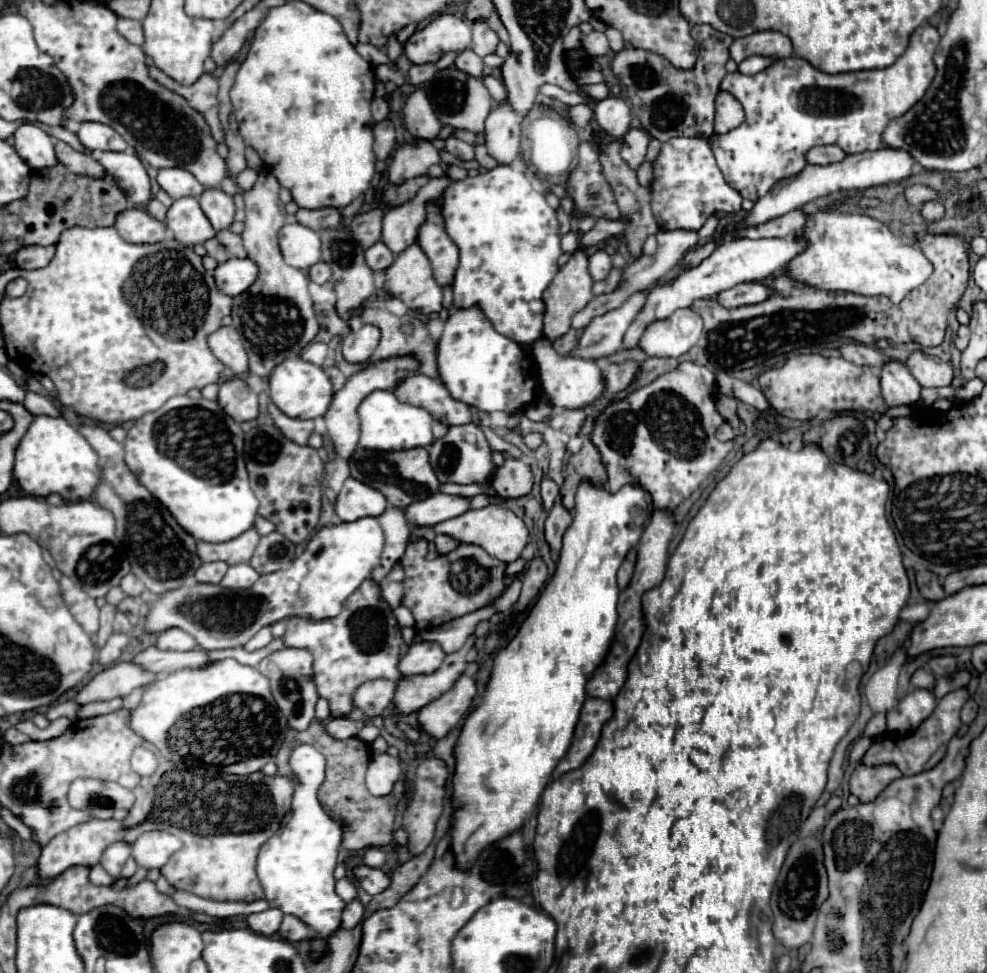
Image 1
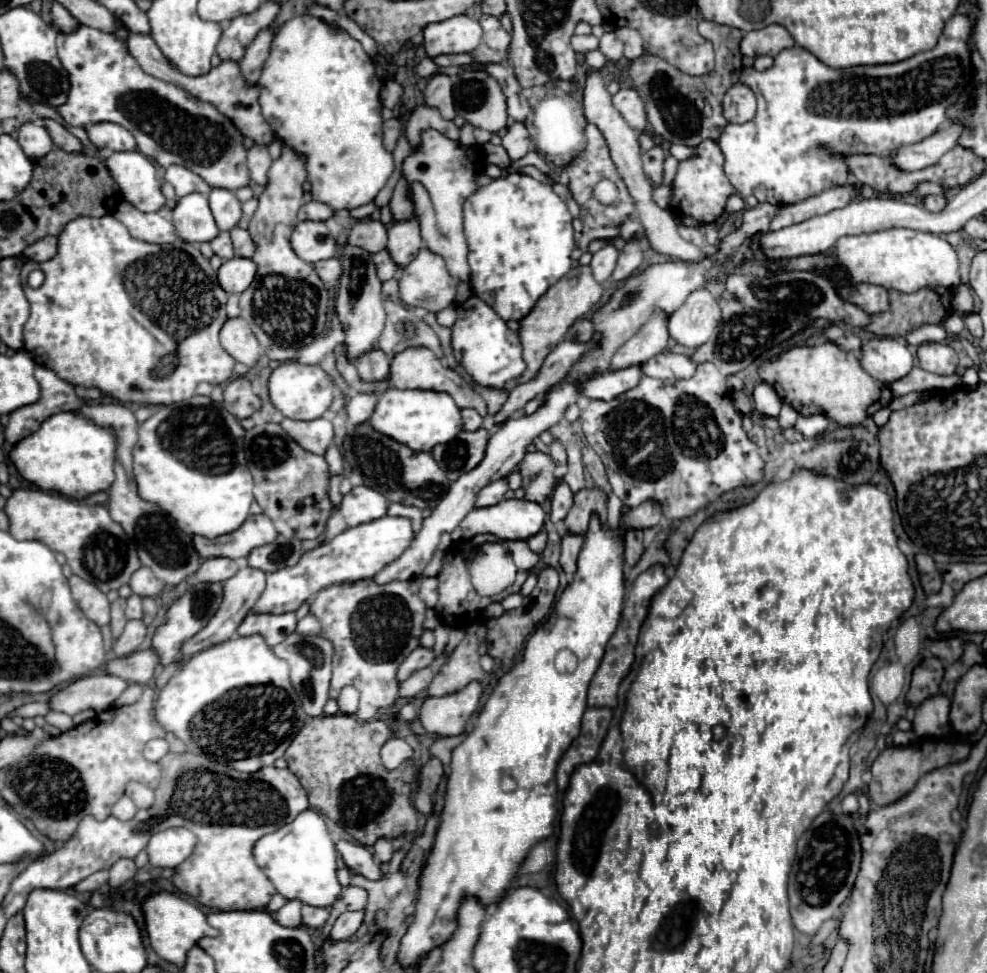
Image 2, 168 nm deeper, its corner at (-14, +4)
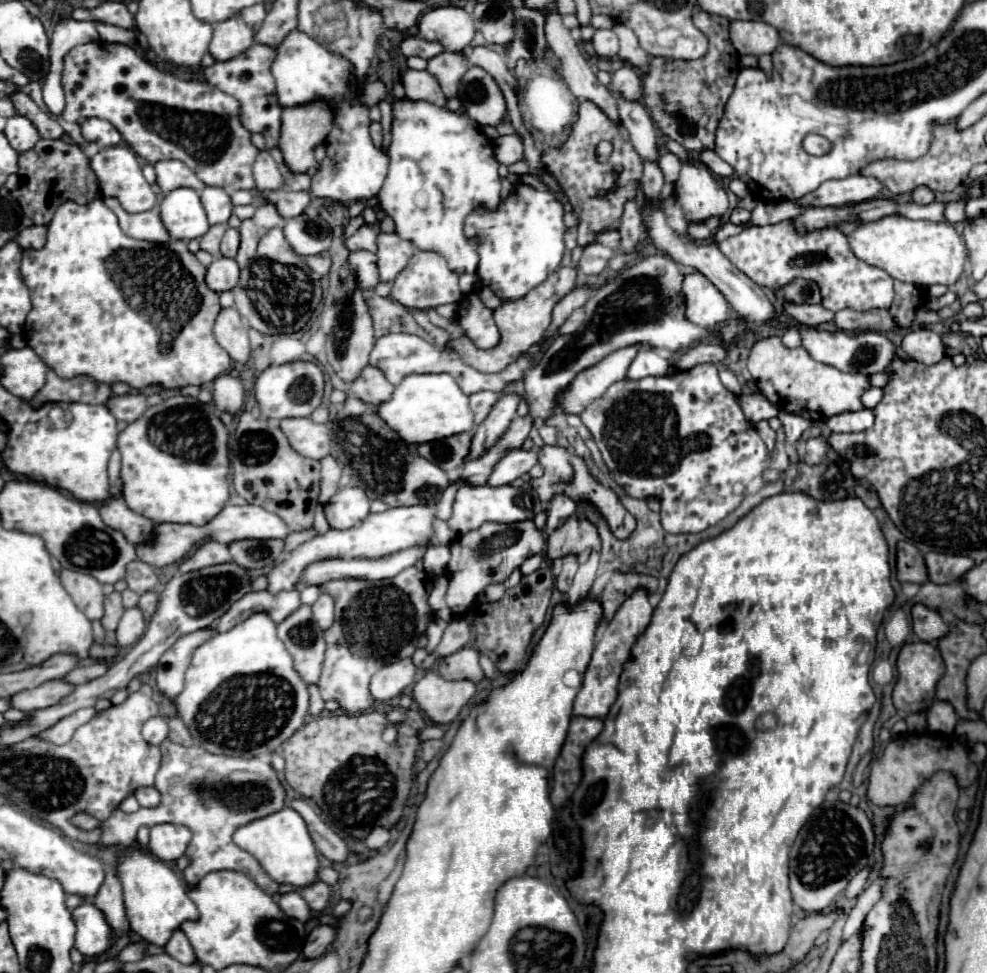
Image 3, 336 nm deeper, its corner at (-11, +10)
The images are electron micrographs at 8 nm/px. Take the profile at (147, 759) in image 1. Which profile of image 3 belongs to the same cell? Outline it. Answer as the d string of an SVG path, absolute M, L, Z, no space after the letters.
M152 717L144 723L142 727L142 737L148 741L148 743L156 743L160 745L166 737L168 737L168 723L166 723L166 717Z

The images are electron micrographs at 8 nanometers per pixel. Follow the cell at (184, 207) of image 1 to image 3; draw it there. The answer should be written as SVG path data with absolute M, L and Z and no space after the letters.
M184 187L170 191L162 199L160 219L172 239L198 239L210 227L198 191Z

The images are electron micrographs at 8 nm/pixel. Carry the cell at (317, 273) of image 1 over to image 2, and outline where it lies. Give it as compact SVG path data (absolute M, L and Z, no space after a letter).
M325 259L325 261L317 261L315 263L315 271L319 273L319 277L327 283L327 281L335 281L341 277L341 263L339 259Z

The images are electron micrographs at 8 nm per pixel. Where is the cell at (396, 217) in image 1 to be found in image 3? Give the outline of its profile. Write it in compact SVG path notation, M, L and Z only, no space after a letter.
M380 233L378 235L378 251L376 251L376 265L380 281L394 281L396 275L408 265L410 257L416 253L416 247L396 233Z

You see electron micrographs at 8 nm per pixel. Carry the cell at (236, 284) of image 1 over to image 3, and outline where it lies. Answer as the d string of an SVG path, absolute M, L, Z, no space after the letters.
M218 257L206 271L206 285L212 291L222 293L222 291L234 289L238 283L238 277L240 277L240 269L238 269L236 261Z

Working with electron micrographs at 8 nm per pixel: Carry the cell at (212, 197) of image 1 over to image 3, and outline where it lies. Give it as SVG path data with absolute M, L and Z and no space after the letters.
M204 187L202 193L202 205L208 213L208 223L216 225L216 223L226 223L228 217L232 215L232 203L230 197L224 189L220 187Z

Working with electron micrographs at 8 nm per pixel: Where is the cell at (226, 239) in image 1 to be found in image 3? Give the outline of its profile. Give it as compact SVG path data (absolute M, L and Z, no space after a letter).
M226 229L222 245L220 245L222 257L234 259L236 253L238 253L238 247L240 247L240 233L238 233L238 229Z

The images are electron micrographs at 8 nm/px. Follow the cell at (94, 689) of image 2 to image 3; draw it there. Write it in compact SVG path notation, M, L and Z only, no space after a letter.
M54 679L54 681L42 683L40 687L34 687L28 691L18 691L16 695L12 695L8 699L8 705L22 713L32 713L32 711L56 705L60 699L64 699L68 693L72 693L72 689L74 689L74 685L64 683L62 679Z

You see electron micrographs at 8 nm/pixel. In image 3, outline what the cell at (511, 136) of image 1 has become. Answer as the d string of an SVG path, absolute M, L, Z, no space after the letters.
M516 133L514 135L506 135L506 137L498 137L494 141L494 147L496 147L496 159L502 165L512 165L512 163L524 159L522 139Z

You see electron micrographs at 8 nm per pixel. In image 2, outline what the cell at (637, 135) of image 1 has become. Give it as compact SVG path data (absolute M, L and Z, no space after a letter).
M655 145L653 149L643 153L643 169L647 179L653 185L661 185L663 179L663 159L665 159L665 151L661 145Z

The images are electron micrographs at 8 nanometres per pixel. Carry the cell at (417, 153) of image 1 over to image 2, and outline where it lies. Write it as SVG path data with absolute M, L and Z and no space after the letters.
M417 107L405 125L405 137L411 145L411 151L417 151L421 147L421 133L427 129L435 129L451 141L459 141L459 127L453 121L445 121L437 109Z

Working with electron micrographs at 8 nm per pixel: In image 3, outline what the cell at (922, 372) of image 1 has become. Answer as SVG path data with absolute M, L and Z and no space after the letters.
M914 329L902 339L902 349L906 355L914 361L920 361L924 365L934 365L938 363L946 353L944 345L938 333L930 329Z

